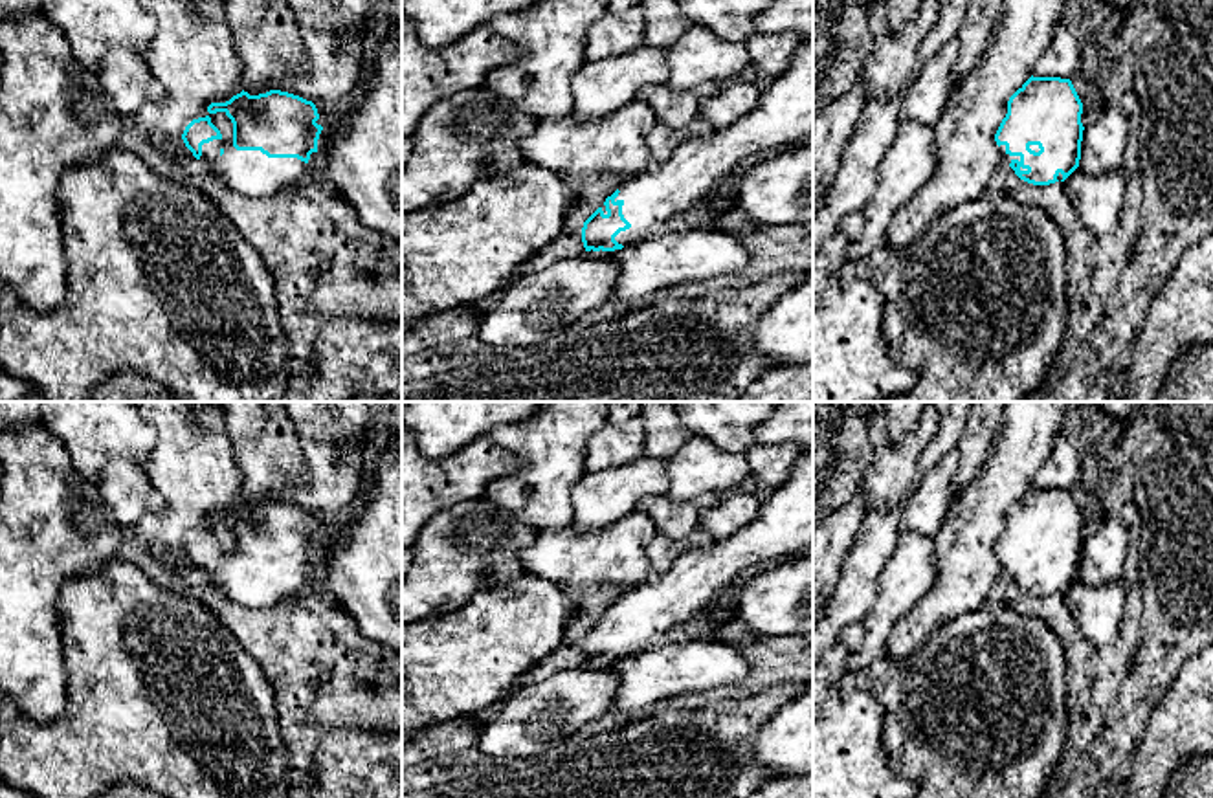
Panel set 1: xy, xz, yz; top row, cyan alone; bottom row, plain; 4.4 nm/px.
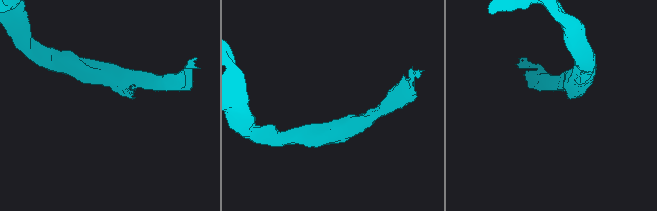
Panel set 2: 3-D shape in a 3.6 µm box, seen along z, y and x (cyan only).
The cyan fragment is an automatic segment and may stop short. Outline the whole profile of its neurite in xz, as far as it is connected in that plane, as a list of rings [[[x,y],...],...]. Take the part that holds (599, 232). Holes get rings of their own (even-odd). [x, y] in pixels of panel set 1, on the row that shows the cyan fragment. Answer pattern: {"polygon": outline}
{"polygon": [[[813,37],[802,40],[789,66],[765,88],[754,110],[747,112],[727,128],[712,128],[710,134],[694,138],[677,147],[664,163],[653,163],[626,182],[606,198],[582,227],[585,251],[615,251],[624,246],[644,242],[653,229],[675,215],[708,202],[721,191],[723,182],[743,160],[754,158],[767,149],[791,149],[813,134]]]}

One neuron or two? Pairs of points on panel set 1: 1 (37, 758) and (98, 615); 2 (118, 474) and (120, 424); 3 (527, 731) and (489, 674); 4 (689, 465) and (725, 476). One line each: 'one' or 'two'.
1: one
2: two
3: two
4: one

